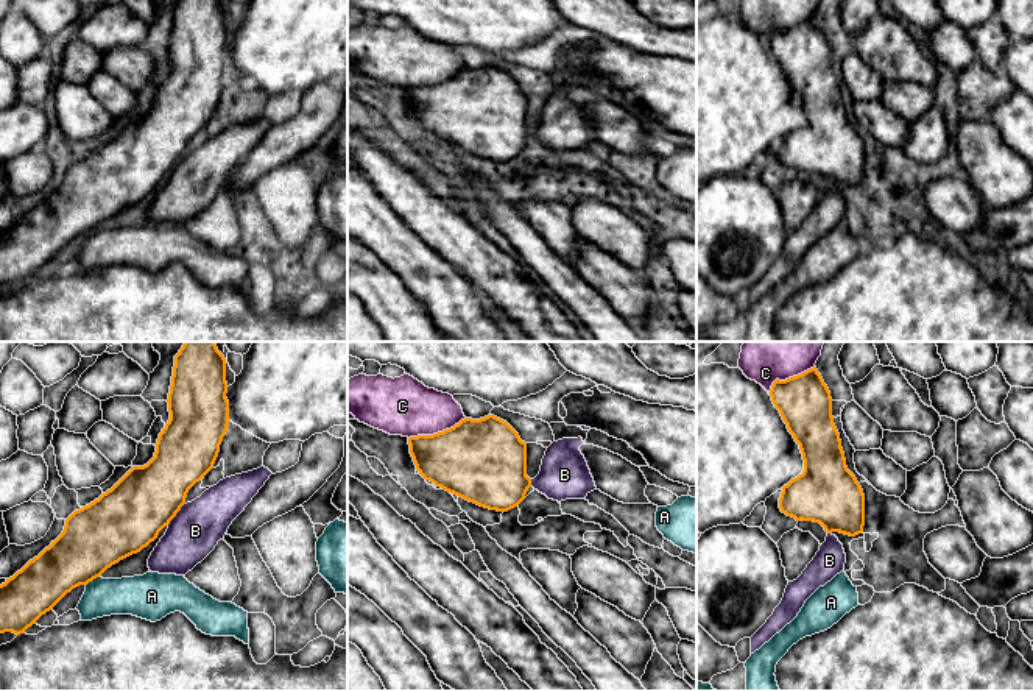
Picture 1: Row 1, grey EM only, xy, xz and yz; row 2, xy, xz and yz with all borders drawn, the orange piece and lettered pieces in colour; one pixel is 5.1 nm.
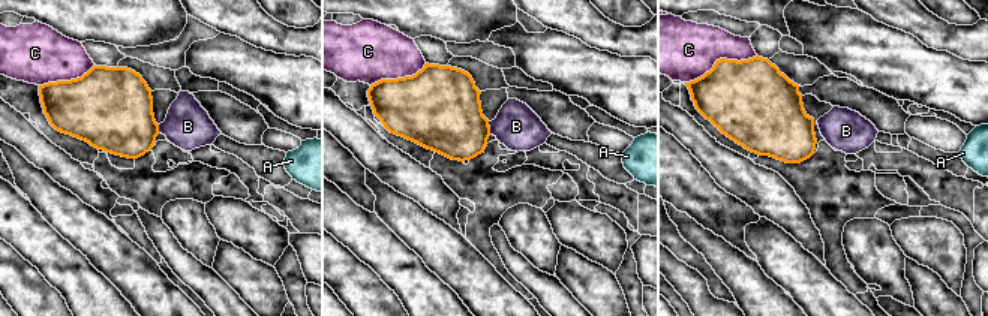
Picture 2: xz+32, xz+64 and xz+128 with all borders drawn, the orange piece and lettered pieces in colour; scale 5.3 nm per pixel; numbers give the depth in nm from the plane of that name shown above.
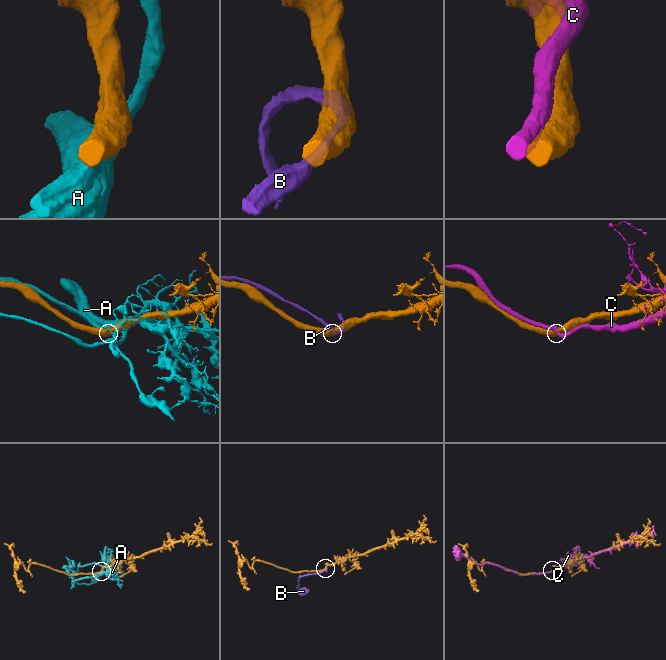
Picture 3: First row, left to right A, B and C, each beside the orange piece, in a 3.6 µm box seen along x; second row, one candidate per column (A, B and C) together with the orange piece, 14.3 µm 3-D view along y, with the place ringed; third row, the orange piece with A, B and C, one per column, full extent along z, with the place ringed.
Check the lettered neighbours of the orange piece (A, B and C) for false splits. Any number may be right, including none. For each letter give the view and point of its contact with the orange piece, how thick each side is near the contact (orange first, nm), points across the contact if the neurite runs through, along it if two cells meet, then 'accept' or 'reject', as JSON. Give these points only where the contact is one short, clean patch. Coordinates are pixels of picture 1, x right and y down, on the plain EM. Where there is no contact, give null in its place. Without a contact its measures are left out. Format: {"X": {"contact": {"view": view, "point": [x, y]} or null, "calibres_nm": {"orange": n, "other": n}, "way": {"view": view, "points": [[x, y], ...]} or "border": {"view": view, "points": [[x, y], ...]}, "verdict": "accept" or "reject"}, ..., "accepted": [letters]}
{"A": {"contact": {"view": "xy", "point": [92, 230]}, "calibres_nm": {"orange": 340, "other": 200}, "verdict": "reject"}, "B": {"contact": {"view": "xy", "point": [176, 163]}, "calibres_nm": {"orange": 340, "other": 260}, "border": {"view": "xy", "points": [[184, 153], [167, 175]]}, "verdict": "reject"}, "C": {"contact": {"view": "xz", "point": [438, 83]}, "calibres_nm": {"orange": 420, "other": 300}, "verdict": "reject"}, "accepted": []}

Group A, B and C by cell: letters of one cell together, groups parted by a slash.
A / B / C

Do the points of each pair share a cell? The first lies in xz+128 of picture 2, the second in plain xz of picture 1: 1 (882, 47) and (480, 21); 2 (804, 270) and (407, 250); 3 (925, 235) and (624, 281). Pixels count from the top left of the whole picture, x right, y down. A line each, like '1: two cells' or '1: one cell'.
1: two cells
2: two cells
3: two cells

